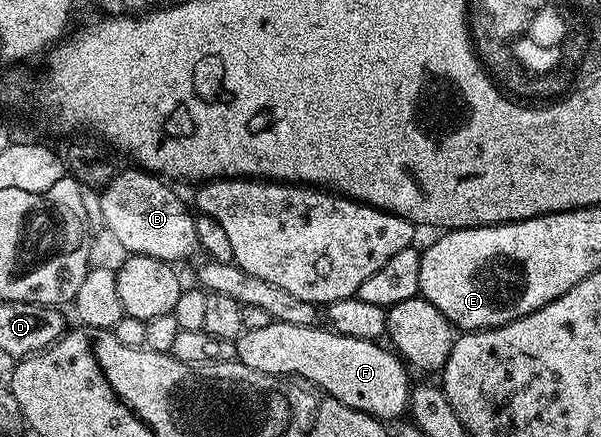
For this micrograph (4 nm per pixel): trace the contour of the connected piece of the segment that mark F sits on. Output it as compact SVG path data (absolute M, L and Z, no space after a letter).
M270 320L267 328L244 331L236 343L237 358L247 364L247 368L305 378L335 396L335 400L367 412L373 418L400 419L406 413L411 389L410 371L392 349L384 350L377 342L355 340L320 325L300 326Z

